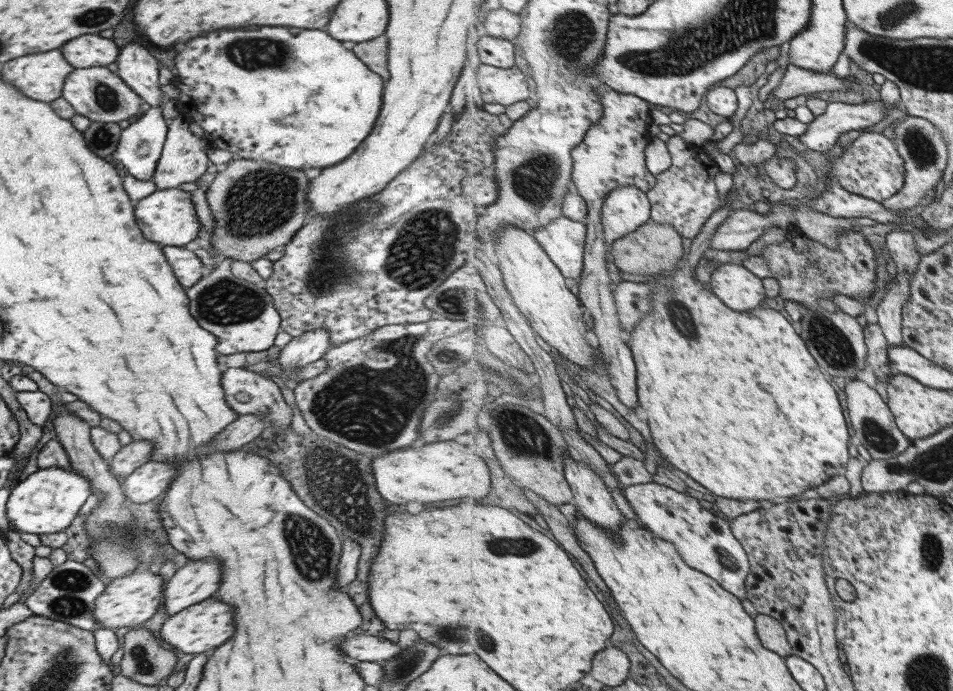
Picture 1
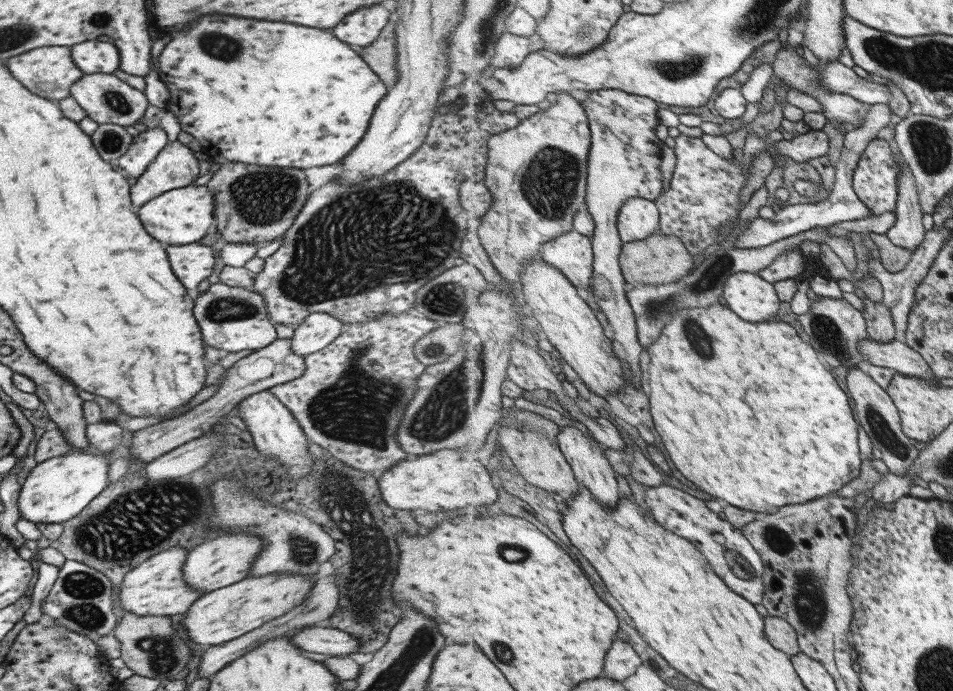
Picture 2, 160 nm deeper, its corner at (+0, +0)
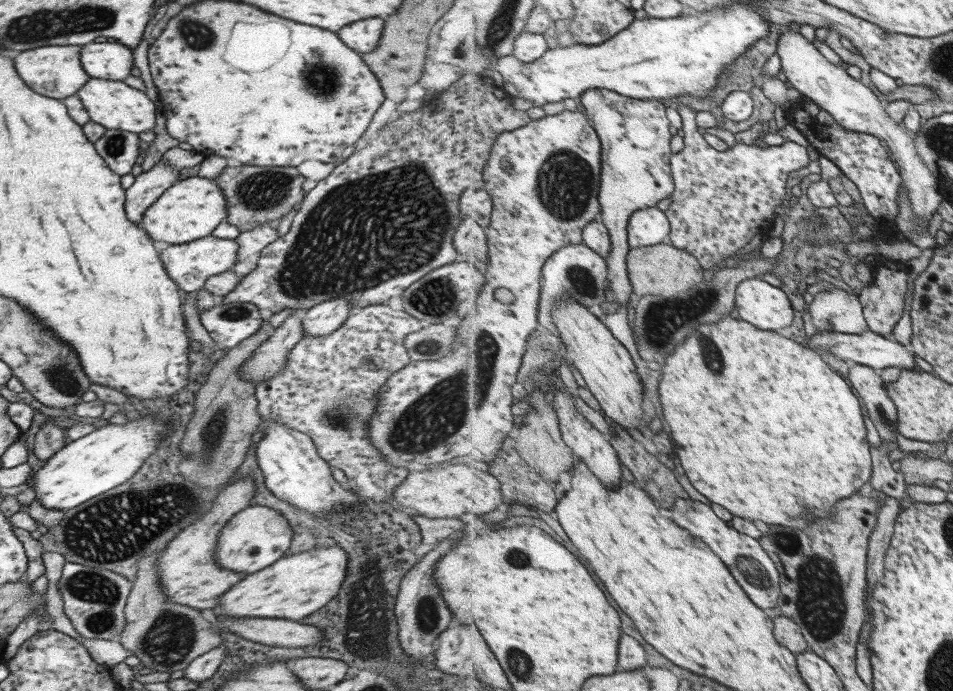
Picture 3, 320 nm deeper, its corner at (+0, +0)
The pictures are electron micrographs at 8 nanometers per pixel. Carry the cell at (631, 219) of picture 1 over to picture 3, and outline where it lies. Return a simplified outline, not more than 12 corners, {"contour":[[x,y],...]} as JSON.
{"contour":[[655,206],[630,218],[631,248],[670,243],[669,218]]}

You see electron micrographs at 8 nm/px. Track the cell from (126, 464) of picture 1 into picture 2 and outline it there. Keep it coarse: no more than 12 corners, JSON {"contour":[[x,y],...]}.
{"contour":[[276,338],[227,368],[208,399],[131,433],[146,464],[209,432],[250,394],[305,370]]}

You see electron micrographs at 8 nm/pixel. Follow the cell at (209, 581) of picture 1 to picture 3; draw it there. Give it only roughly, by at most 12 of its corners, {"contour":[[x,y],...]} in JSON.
{"contour":[[267,506],[233,515],[217,537],[224,569],[257,572],[283,556],[293,532]]}

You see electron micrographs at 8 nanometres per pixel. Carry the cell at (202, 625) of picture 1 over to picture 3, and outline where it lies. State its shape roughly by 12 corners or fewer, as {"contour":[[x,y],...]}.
{"contour":[[338,546],[278,558],[215,600],[217,617],[298,621],[346,577]]}

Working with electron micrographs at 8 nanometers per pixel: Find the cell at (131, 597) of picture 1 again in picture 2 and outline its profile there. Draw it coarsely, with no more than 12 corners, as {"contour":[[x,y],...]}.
{"contour":[[171,547],[128,570],[118,614],[187,612],[200,597],[183,578]]}

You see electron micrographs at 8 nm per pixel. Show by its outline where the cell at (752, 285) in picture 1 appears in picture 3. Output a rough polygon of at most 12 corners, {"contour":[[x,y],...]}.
{"contour":[[764,278],[735,292],[738,316],[761,330],[789,328],[787,292]]}

